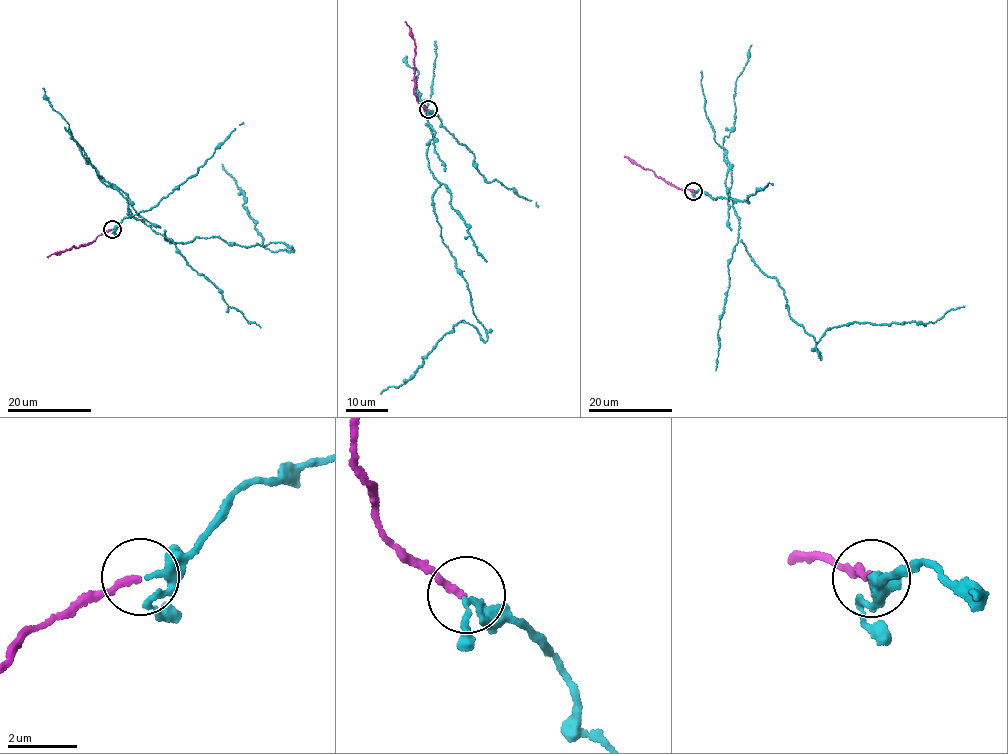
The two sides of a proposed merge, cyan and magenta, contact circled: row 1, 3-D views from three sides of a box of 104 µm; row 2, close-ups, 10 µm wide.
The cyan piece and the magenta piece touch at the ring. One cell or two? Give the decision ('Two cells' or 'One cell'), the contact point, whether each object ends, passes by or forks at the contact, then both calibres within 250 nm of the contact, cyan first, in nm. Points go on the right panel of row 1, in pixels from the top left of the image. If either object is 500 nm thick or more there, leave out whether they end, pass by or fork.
One cell. Place: (693, 191). At the ring cyan forks. At the ring magenta ends. Thickness 160 nm (cyan) against 190 nm

